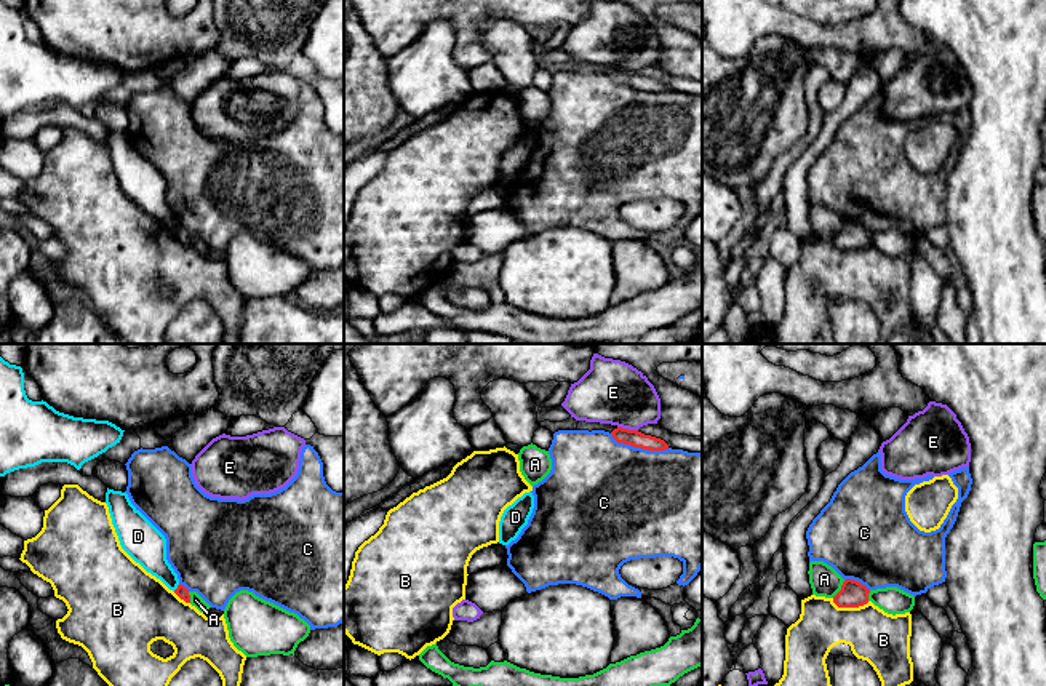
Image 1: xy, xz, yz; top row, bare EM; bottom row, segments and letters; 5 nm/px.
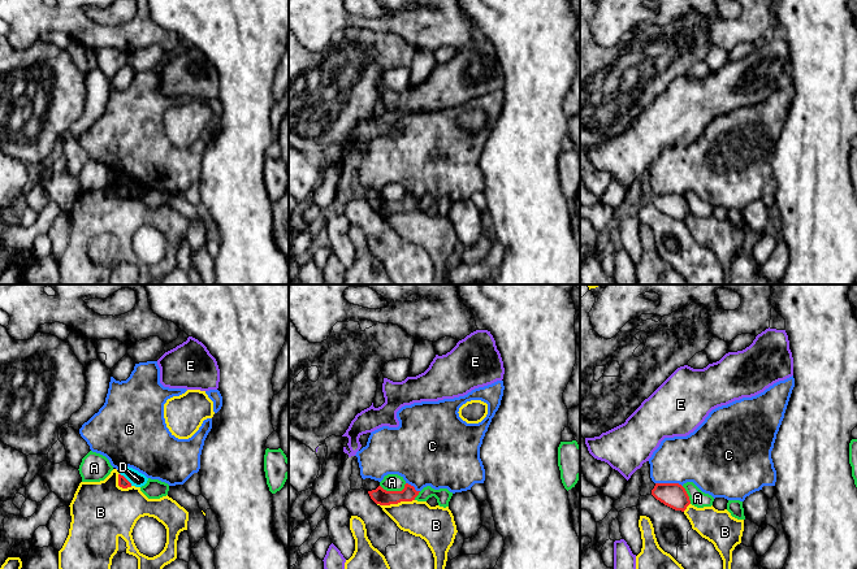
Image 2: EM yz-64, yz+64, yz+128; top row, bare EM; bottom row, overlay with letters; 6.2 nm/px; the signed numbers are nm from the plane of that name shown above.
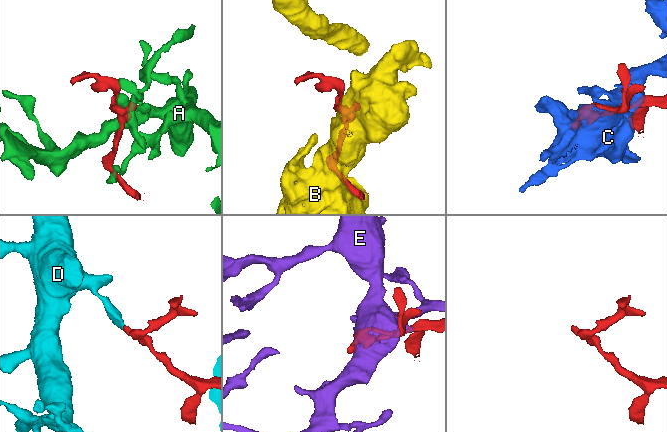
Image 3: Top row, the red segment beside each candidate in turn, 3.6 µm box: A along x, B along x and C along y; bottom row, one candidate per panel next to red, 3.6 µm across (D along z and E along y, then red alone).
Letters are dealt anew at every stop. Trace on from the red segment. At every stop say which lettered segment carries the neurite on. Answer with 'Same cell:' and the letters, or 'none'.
Same cell: none

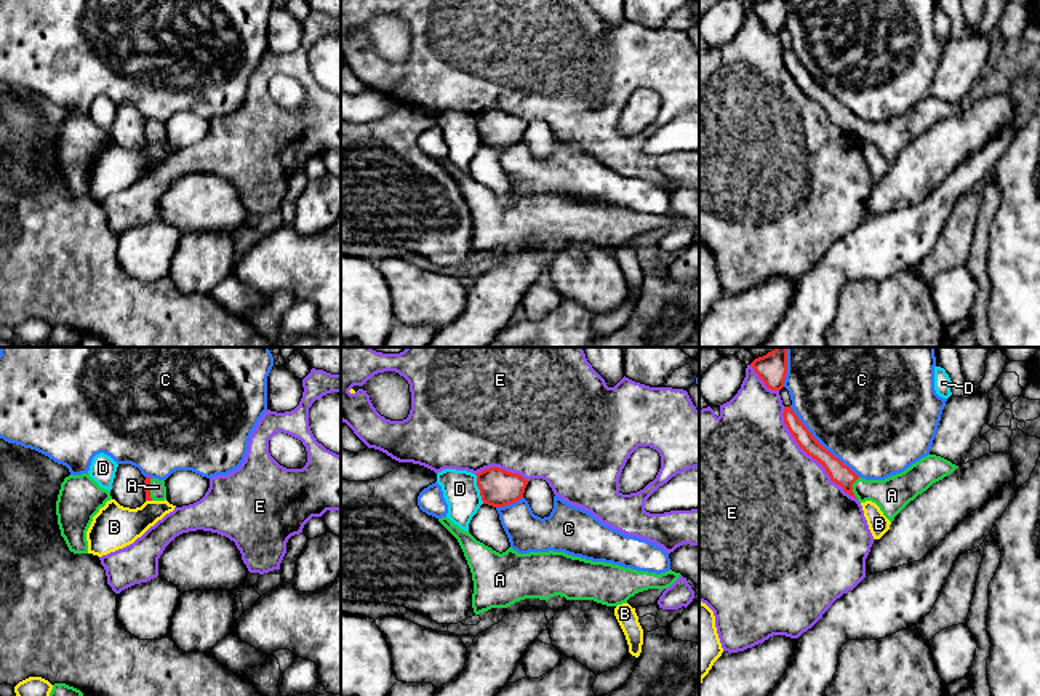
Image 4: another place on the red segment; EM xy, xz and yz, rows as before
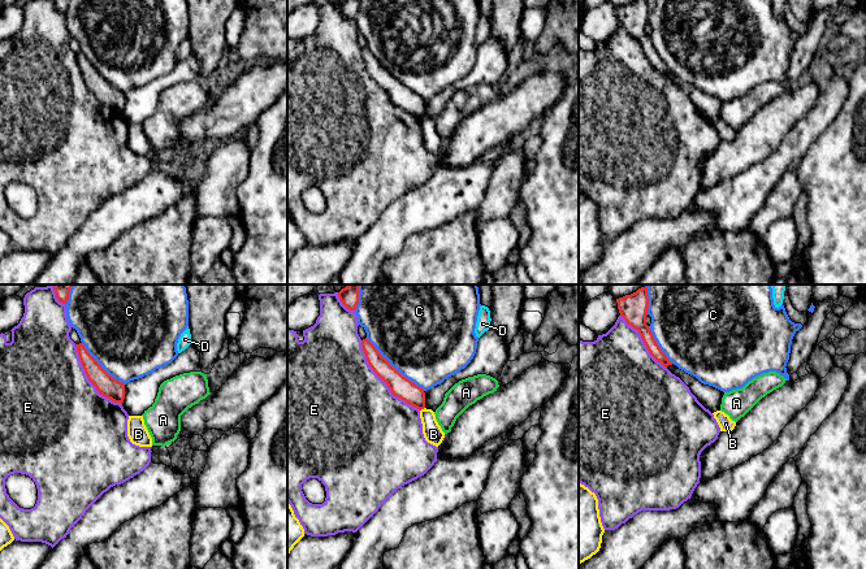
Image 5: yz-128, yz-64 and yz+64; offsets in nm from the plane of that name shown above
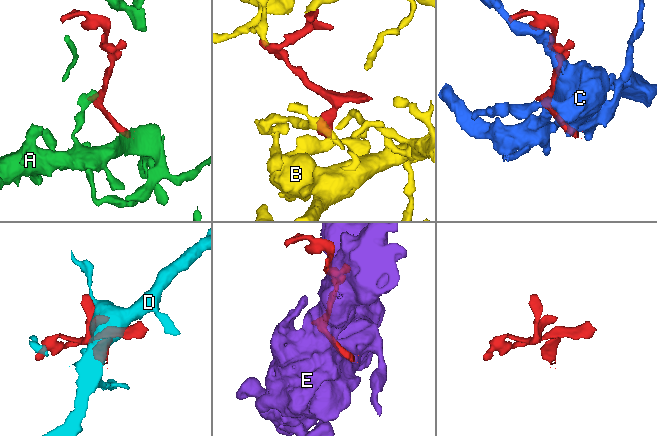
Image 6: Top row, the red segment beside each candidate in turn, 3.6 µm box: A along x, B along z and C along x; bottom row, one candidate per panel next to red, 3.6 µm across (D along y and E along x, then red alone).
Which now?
Same cell: A

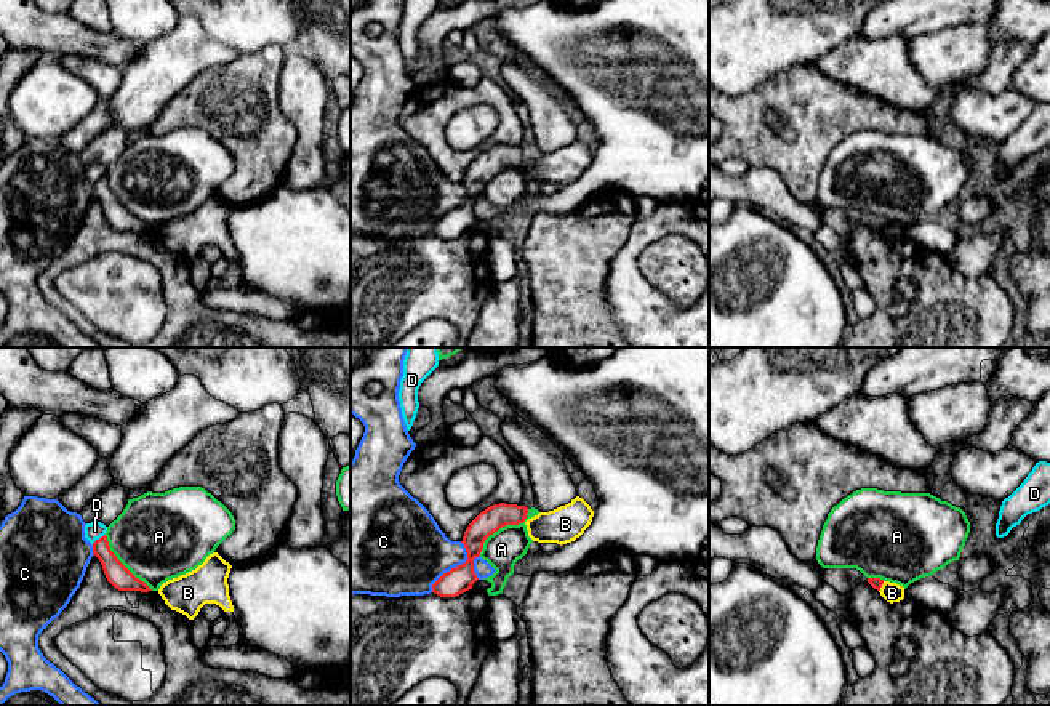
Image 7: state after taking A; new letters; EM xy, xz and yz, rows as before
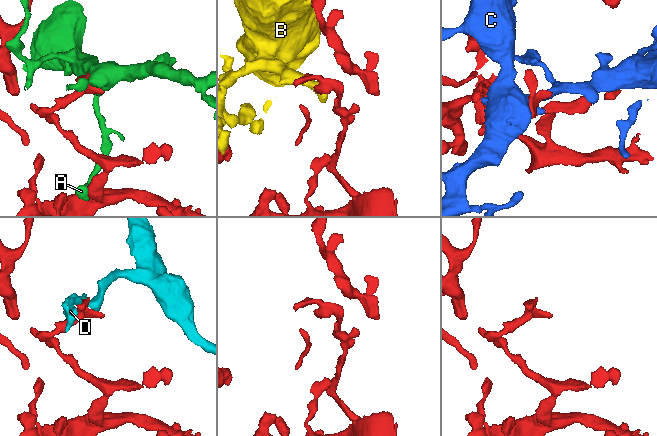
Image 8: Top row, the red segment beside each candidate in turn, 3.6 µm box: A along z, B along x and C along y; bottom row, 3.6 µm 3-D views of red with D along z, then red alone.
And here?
Same cell: none

